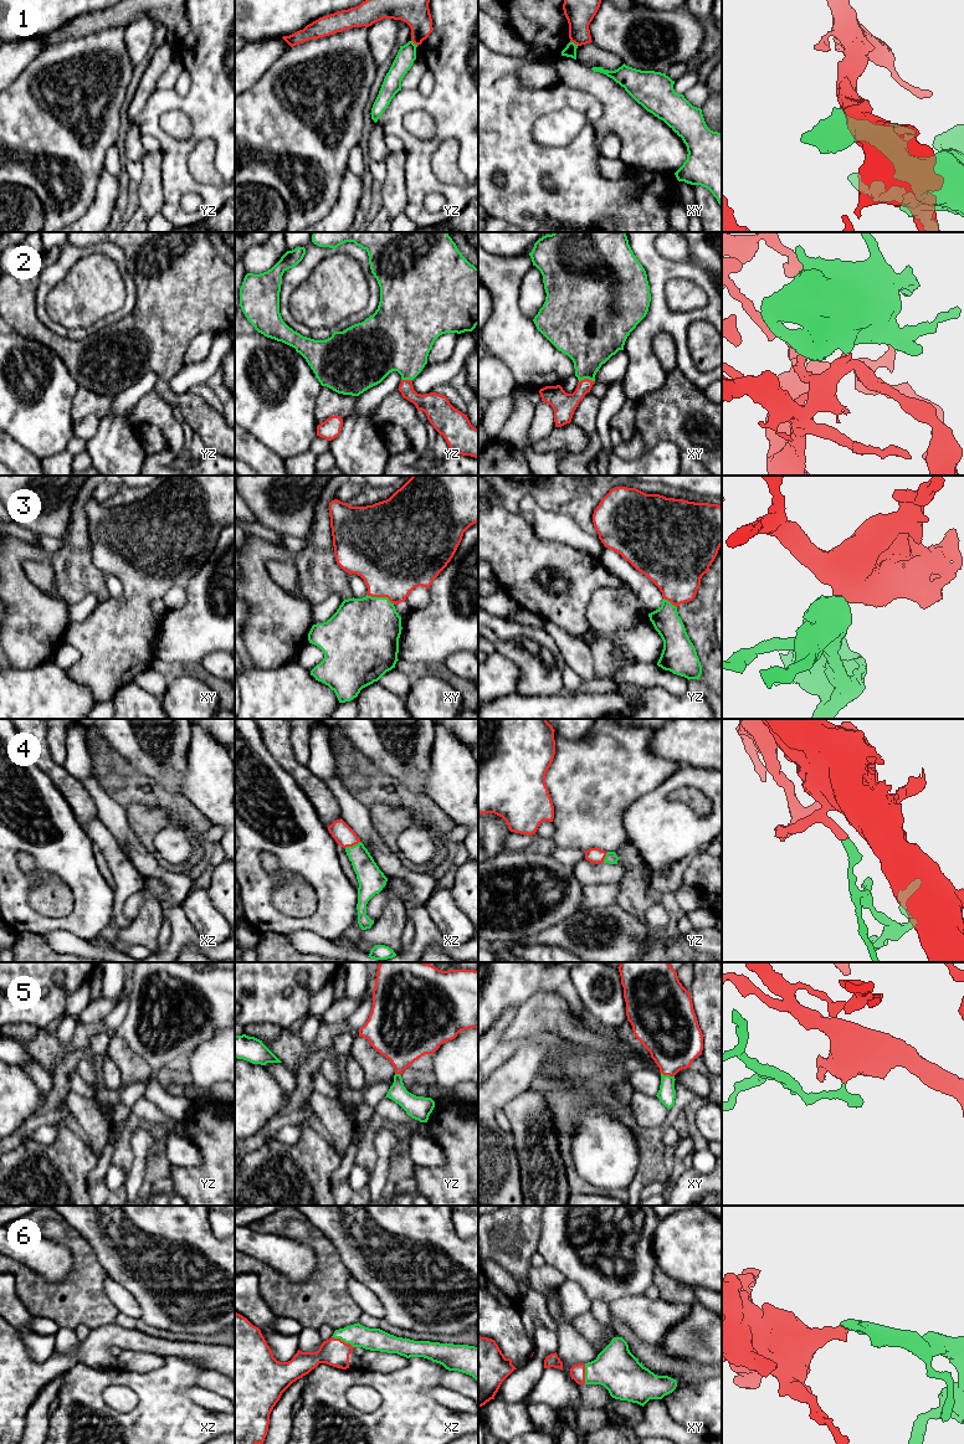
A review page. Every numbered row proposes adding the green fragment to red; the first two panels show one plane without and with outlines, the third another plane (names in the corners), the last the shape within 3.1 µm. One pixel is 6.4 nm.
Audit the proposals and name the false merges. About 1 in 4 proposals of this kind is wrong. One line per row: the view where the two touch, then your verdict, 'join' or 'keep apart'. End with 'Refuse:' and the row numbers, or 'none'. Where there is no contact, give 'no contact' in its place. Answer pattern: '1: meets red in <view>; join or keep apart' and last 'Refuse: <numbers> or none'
1: meets red in xy; keep apart
2: meets red in xy; join
3: meets red in xy; join
4: meets red in xz; join
5: meets red in xy; join
6: meets red in xz; join
Refuse: 1

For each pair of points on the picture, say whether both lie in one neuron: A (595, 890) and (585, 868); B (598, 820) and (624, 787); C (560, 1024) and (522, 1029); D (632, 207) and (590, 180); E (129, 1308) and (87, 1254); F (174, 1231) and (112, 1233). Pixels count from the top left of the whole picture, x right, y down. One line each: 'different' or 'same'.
A: different
B: same
C: same
D: same
E: different
F: same

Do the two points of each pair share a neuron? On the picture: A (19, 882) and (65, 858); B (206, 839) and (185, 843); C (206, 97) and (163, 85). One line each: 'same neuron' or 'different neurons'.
A: same neuron
B: different neurons
C: different neurons

